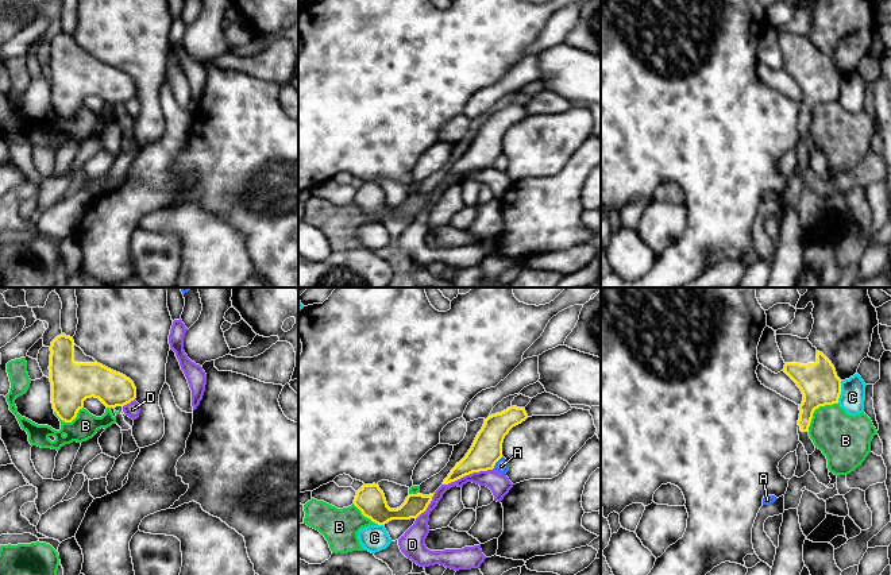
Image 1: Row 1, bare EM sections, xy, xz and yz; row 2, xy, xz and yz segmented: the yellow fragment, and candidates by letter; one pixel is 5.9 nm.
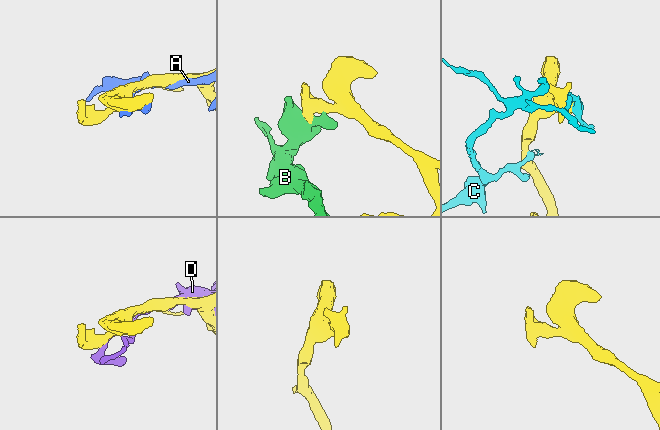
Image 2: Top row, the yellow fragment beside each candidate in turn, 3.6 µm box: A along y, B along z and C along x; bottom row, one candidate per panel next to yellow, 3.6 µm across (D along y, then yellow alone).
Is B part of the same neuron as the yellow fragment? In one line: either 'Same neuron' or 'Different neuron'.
Different neuron

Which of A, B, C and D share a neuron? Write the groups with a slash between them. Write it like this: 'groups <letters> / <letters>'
groups A / B / C / D

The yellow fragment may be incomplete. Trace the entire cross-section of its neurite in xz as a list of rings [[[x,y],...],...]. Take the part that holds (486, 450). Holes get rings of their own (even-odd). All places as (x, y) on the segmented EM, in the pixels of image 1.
[[[510,406],[501,413],[489,416],[478,432],[466,456],[456,463],[443,485],[466,475],[493,470],[502,458],[502,443],[509,431],[528,418],[524,408]]]

